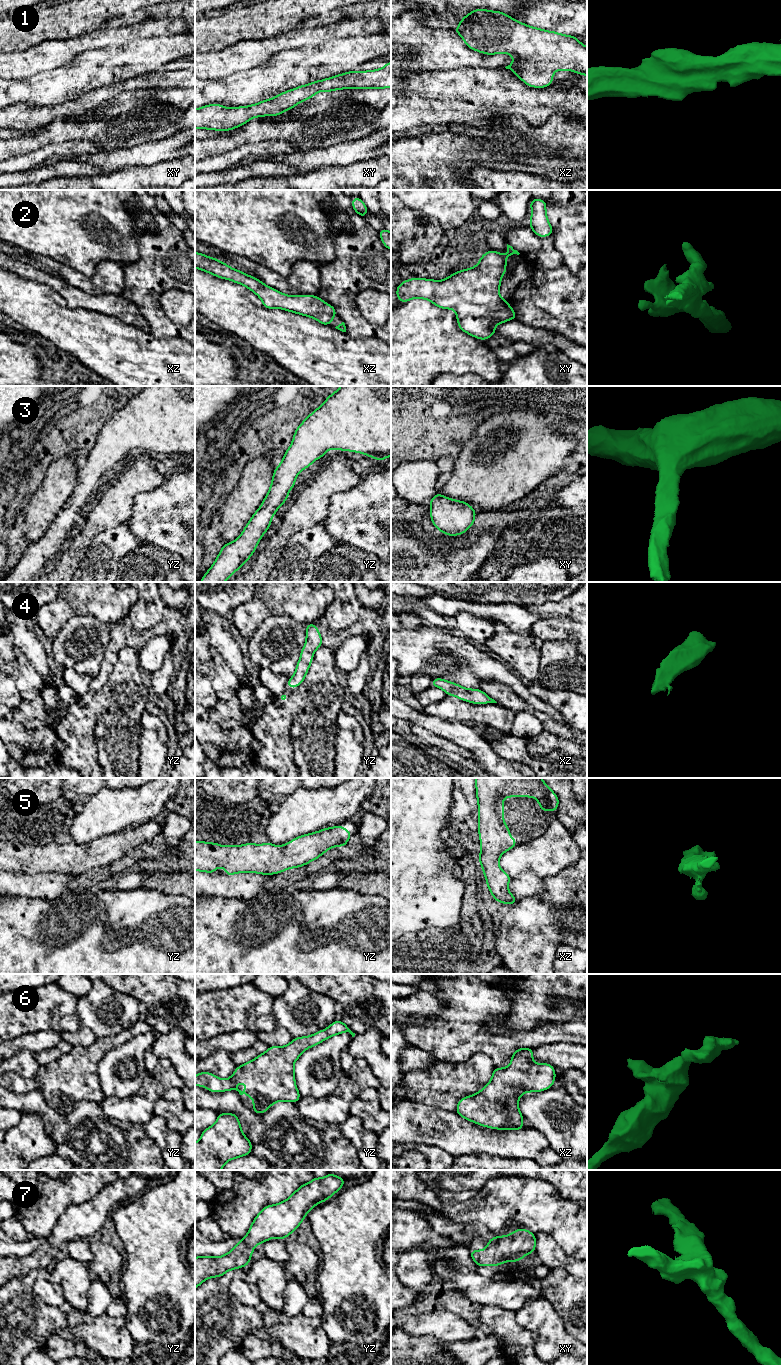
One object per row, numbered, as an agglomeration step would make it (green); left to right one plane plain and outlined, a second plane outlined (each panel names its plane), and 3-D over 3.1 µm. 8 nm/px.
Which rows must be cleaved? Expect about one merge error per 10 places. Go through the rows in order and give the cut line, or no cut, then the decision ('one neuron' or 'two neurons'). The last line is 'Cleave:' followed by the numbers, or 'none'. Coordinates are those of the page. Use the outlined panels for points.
1: no cut | one neuron
2: no cut | one neuron
3: no cut | one neuron
4: no cut | one neuron
5: no cut | one neuron
6: no cut | one neuron
7: no cut | one neuron
Cleave: none

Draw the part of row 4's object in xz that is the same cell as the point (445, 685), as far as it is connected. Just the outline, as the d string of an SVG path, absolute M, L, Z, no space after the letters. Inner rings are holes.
M442 678L432 679L431 685L446 692L446 695L455 696L474 704L497 703L480 689L467 689L456 683L446 681Z

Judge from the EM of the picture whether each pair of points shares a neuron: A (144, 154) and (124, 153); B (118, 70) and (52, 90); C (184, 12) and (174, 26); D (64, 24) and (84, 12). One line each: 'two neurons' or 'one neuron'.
A: one neuron
B: one neuron
C: two neurons
D: one neuron

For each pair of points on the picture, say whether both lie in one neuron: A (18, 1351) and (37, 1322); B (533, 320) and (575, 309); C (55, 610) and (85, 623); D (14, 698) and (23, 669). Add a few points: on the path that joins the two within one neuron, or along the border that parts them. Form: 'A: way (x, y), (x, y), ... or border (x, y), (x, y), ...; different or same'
A: way (18, 1344), (18, 1341), (30, 1329); same
B: border (532, 302), (558, 319), (564, 321), (575, 320); different
C: border (96, 617), (90, 615), (72, 616), (56, 634); different
D: border (17, 663), (16, 687), (22, 699); different

